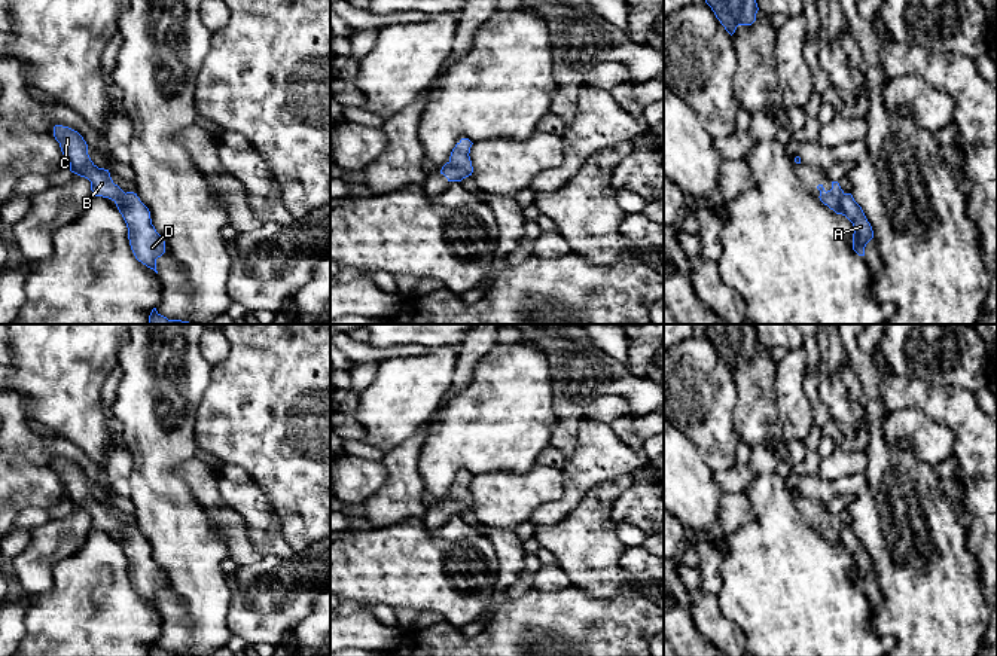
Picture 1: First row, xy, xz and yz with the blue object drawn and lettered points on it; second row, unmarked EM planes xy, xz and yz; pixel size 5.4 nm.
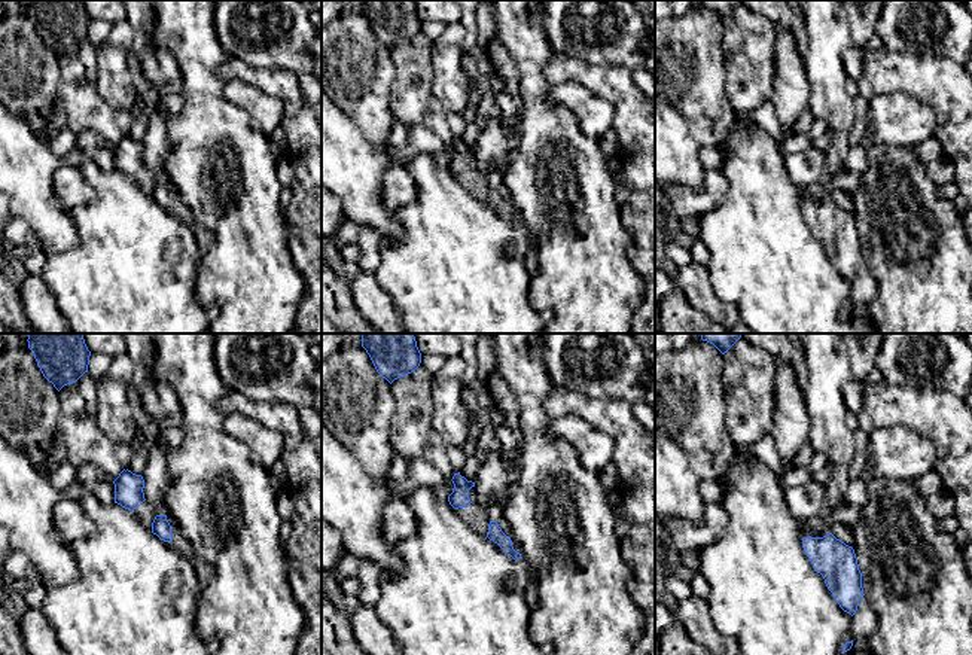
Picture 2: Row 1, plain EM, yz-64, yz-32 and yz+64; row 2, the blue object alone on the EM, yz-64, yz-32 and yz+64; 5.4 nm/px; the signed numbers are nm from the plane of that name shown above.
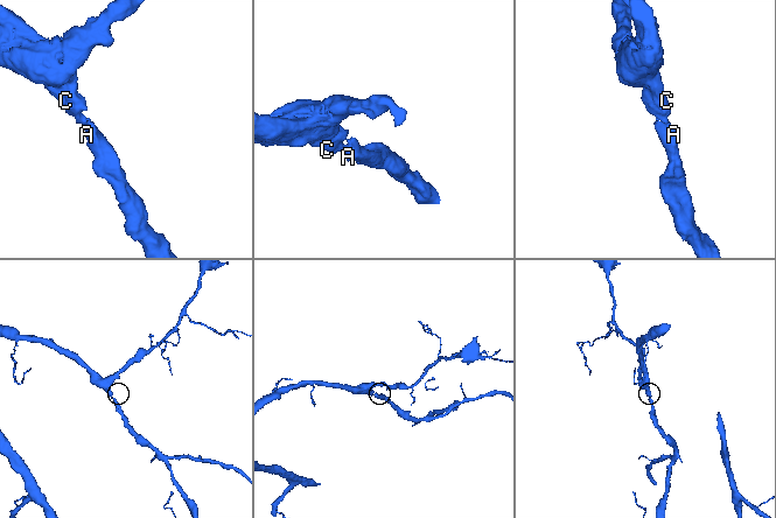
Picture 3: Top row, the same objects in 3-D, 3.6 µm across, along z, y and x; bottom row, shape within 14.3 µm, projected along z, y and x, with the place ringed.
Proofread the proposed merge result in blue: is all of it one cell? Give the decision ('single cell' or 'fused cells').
single cell

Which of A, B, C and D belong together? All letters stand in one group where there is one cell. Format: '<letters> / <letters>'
A B C D

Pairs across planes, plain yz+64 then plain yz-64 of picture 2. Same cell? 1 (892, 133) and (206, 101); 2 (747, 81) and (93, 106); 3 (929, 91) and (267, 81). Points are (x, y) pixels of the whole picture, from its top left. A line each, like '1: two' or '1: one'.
1: two
2: one
3: one

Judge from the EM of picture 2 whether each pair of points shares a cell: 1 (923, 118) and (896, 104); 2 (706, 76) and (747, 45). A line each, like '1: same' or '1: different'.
1: same
2: different

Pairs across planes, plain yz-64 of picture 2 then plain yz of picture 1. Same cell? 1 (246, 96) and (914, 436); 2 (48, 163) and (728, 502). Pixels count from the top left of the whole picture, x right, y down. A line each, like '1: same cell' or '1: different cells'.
1: same cell
2: different cells

